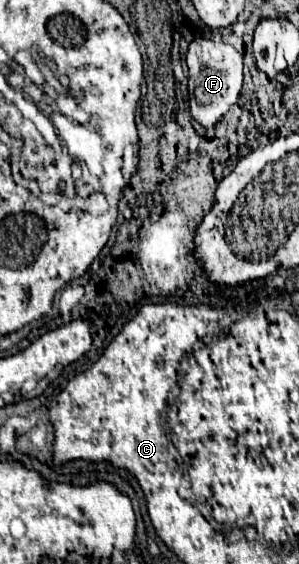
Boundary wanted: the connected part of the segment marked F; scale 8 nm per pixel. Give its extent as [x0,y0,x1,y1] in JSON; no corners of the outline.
[185,37,243,127]

